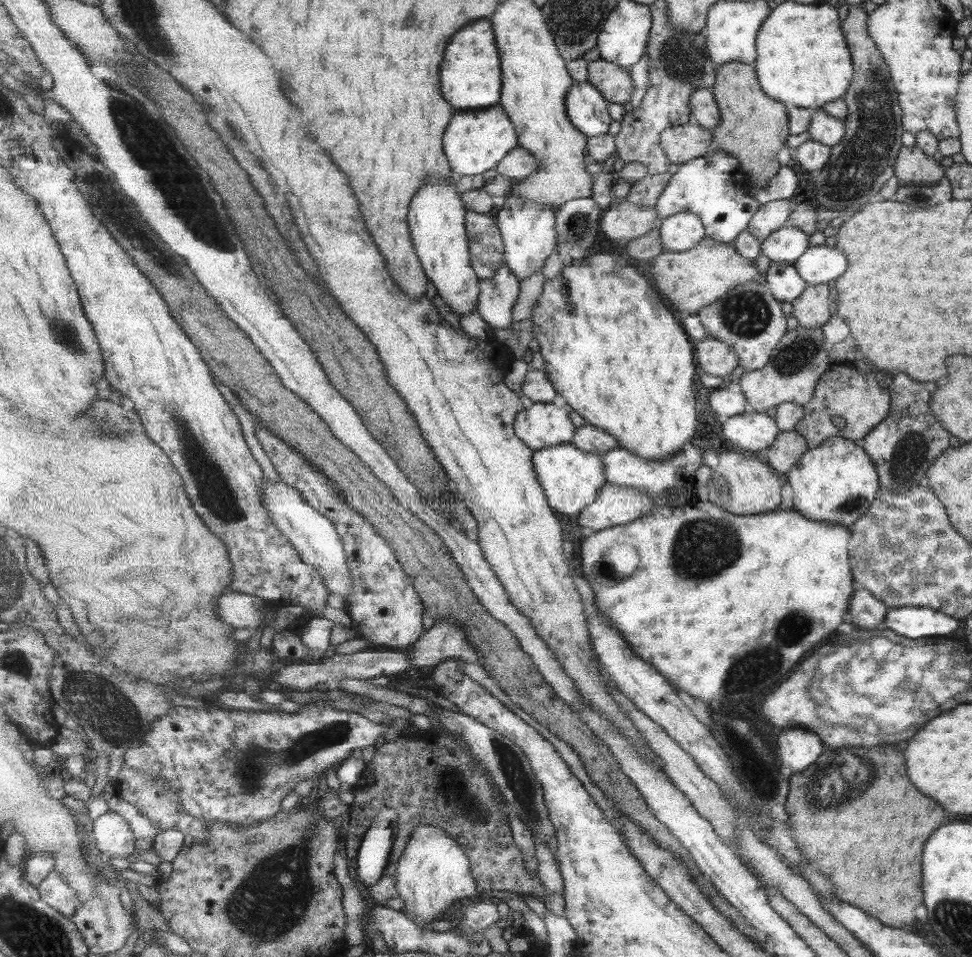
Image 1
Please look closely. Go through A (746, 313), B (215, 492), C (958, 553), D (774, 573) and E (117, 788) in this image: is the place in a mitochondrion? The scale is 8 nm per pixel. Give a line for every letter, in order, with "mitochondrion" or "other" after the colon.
A: mitochondrion
B: mitochondrion
C: other
D: other
E: other

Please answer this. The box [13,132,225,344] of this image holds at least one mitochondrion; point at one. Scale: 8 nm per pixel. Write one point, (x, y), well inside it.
(124, 222)

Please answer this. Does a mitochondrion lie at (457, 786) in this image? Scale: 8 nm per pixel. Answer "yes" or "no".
no

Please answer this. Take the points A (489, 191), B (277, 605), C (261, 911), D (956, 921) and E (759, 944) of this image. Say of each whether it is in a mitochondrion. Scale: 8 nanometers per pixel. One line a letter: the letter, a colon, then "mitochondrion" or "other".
A: other
B: other
C: mitochondrion
D: mitochondrion
E: other

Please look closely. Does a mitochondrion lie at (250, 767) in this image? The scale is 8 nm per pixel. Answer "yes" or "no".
yes

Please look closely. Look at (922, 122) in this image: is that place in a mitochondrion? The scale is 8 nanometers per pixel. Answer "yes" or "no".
no

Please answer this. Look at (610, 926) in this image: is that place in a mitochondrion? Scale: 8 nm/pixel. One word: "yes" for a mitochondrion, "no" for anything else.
no

